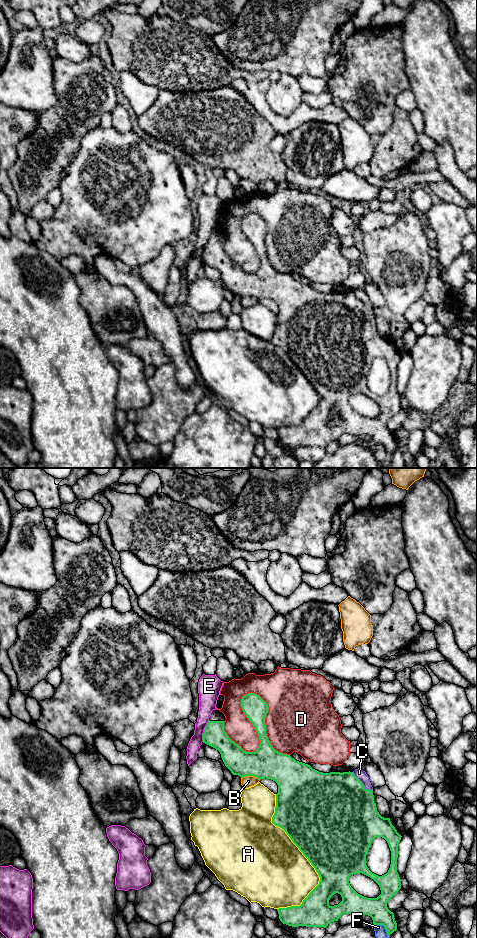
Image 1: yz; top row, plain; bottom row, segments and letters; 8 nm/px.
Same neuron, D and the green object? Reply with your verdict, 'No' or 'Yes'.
No

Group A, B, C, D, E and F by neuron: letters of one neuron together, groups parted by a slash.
A / B / C / D / E / F

